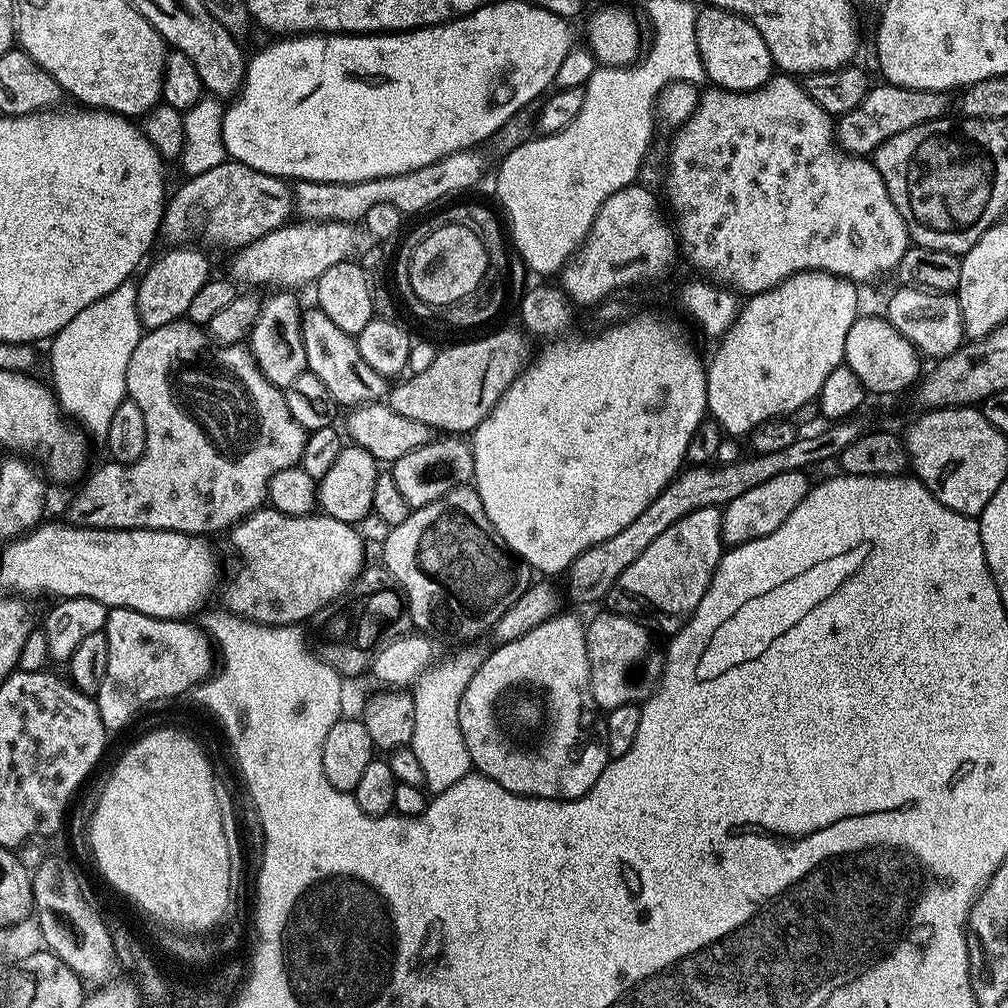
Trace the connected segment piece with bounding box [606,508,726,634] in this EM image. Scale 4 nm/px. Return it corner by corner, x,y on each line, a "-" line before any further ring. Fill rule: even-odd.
703,508
666,526
666,531
622,570
618,582
608,591
607,607
621,614
652,616
653,629
661,628
667,634
679,632
698,610
698,602
702,602
726,551
722,520
720,508

